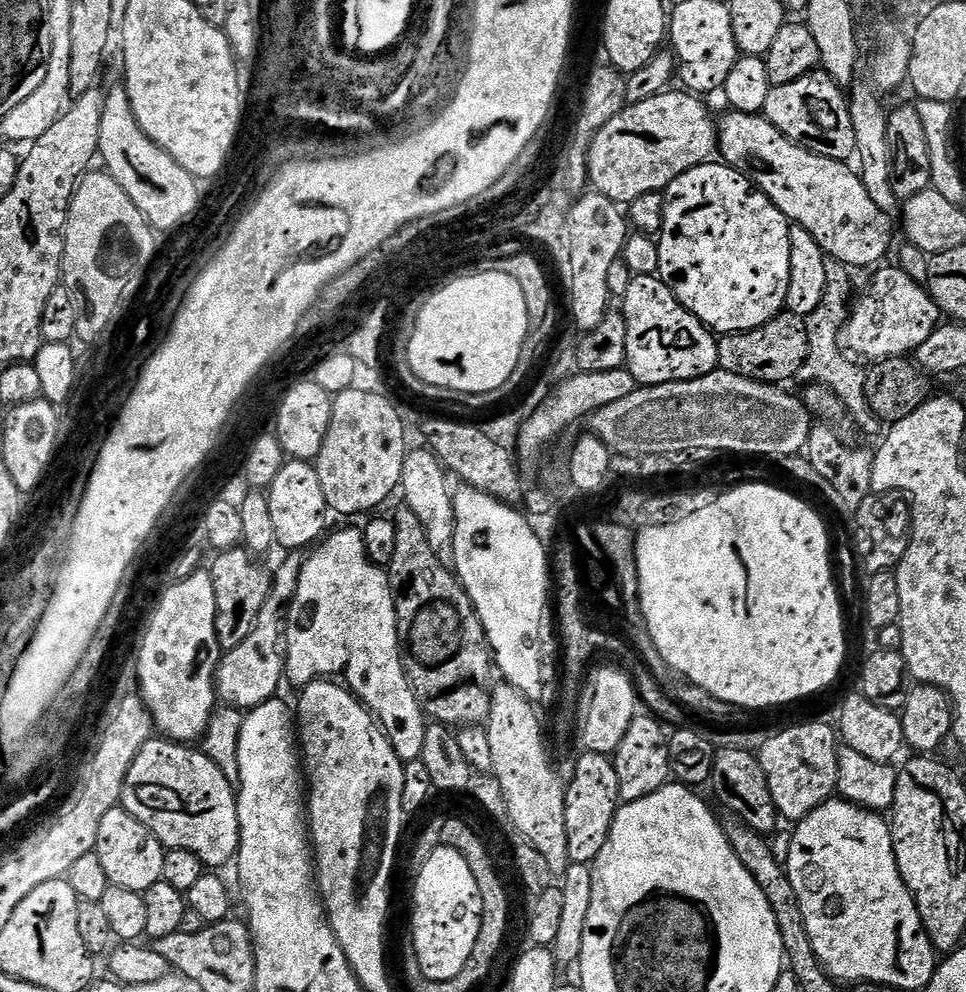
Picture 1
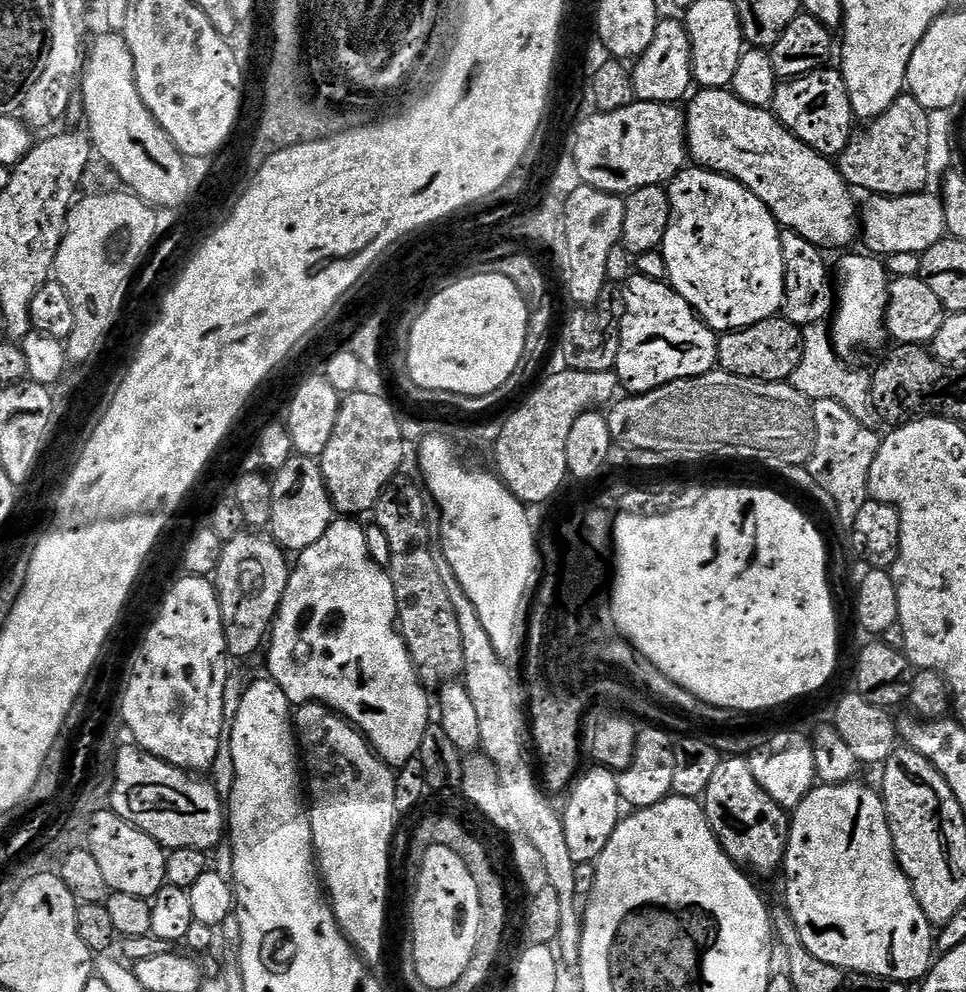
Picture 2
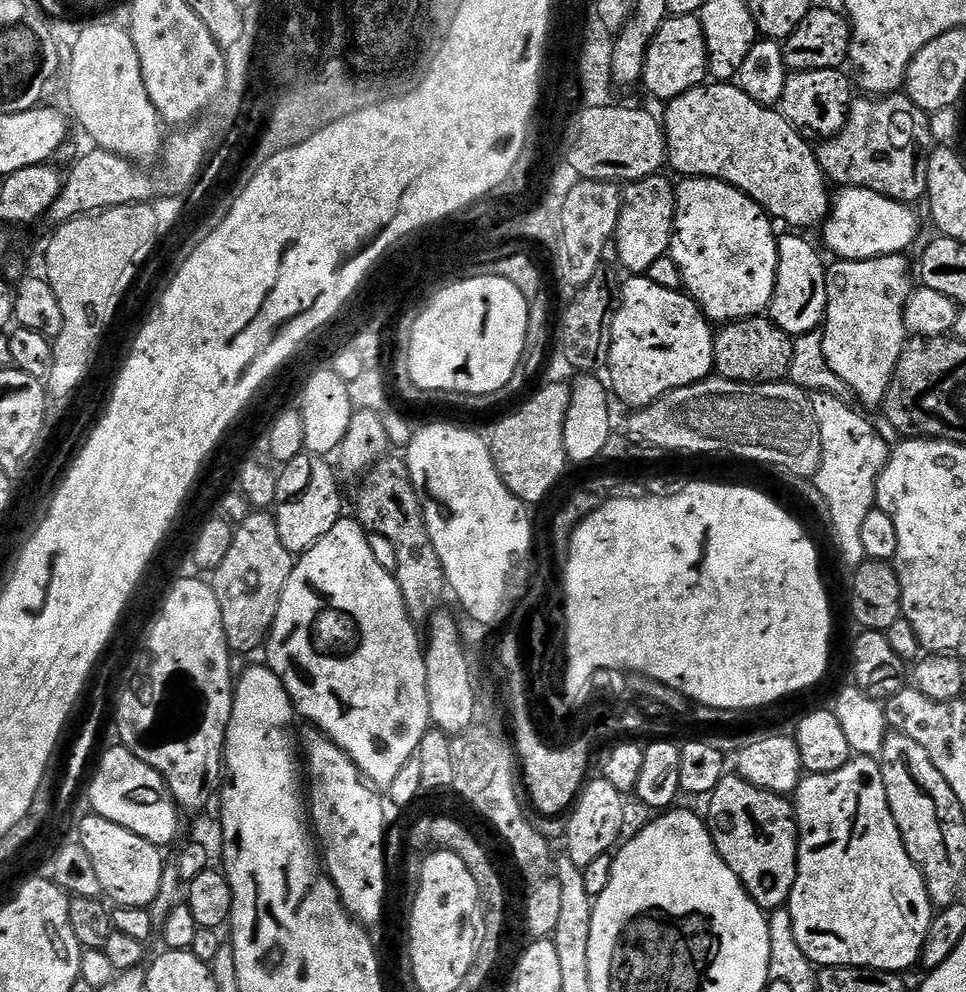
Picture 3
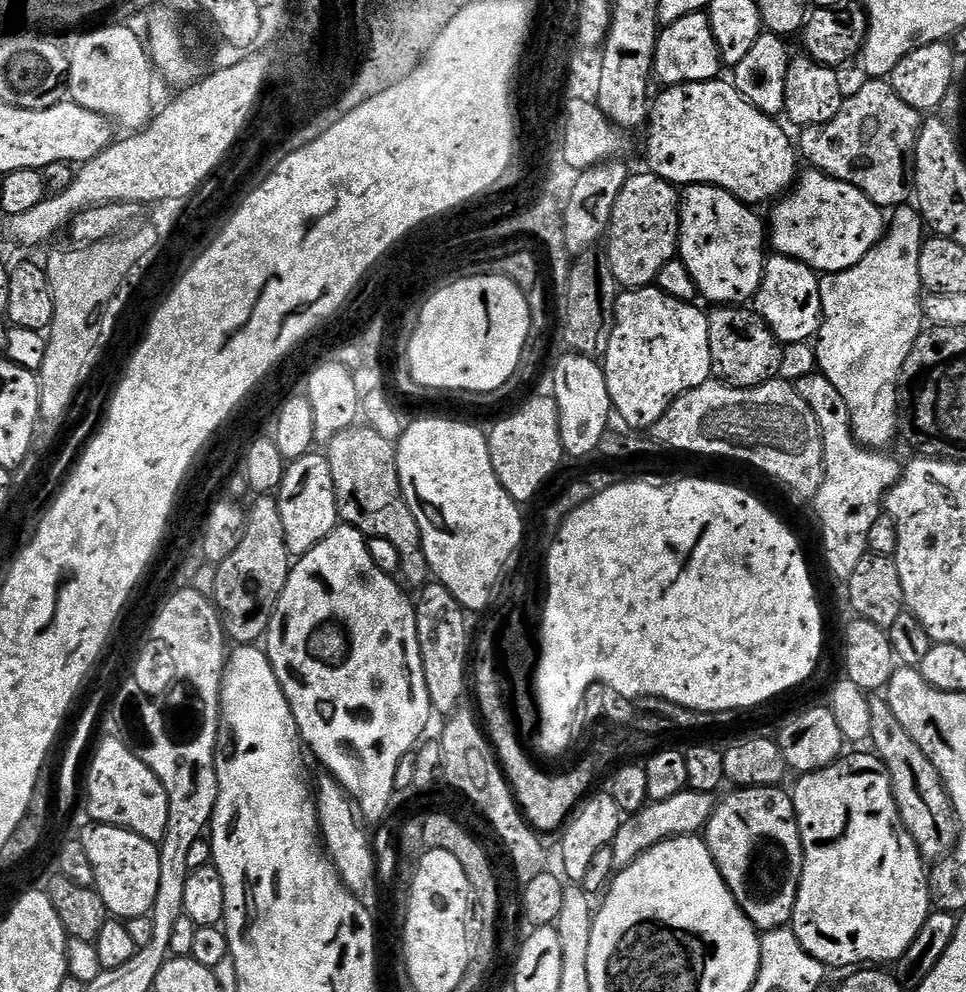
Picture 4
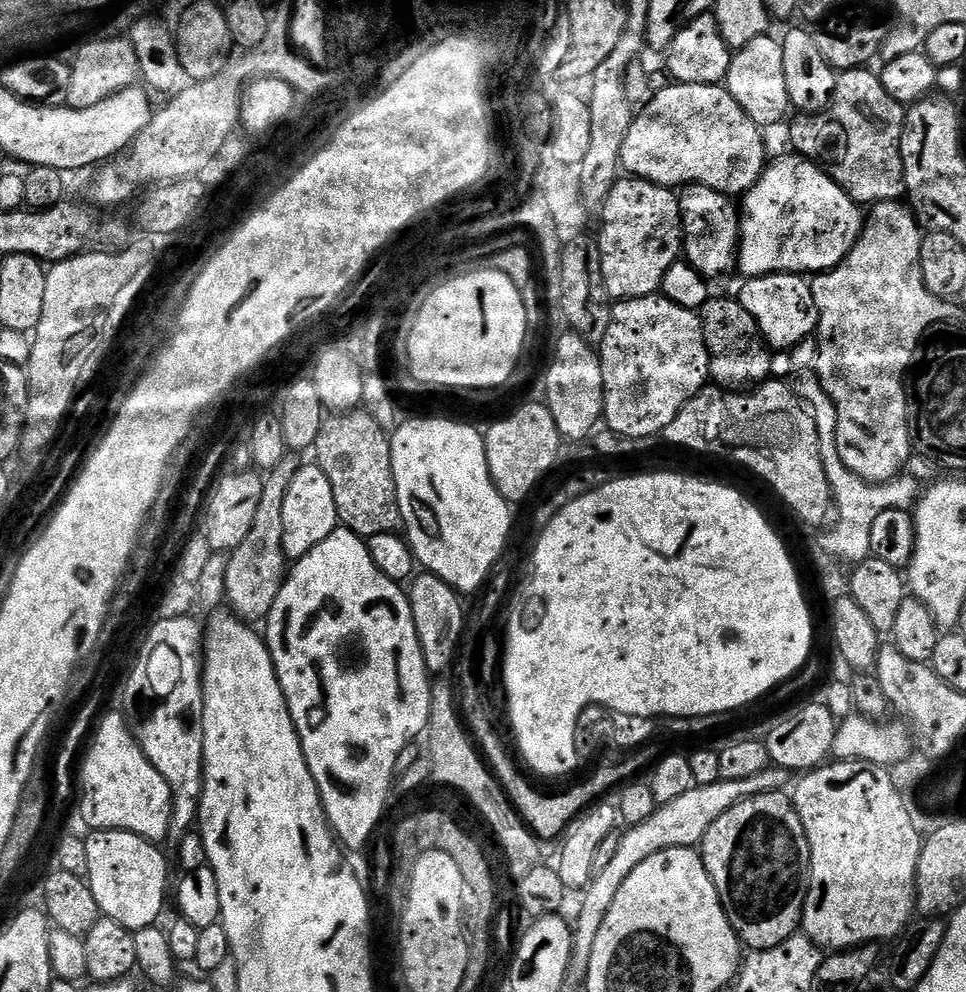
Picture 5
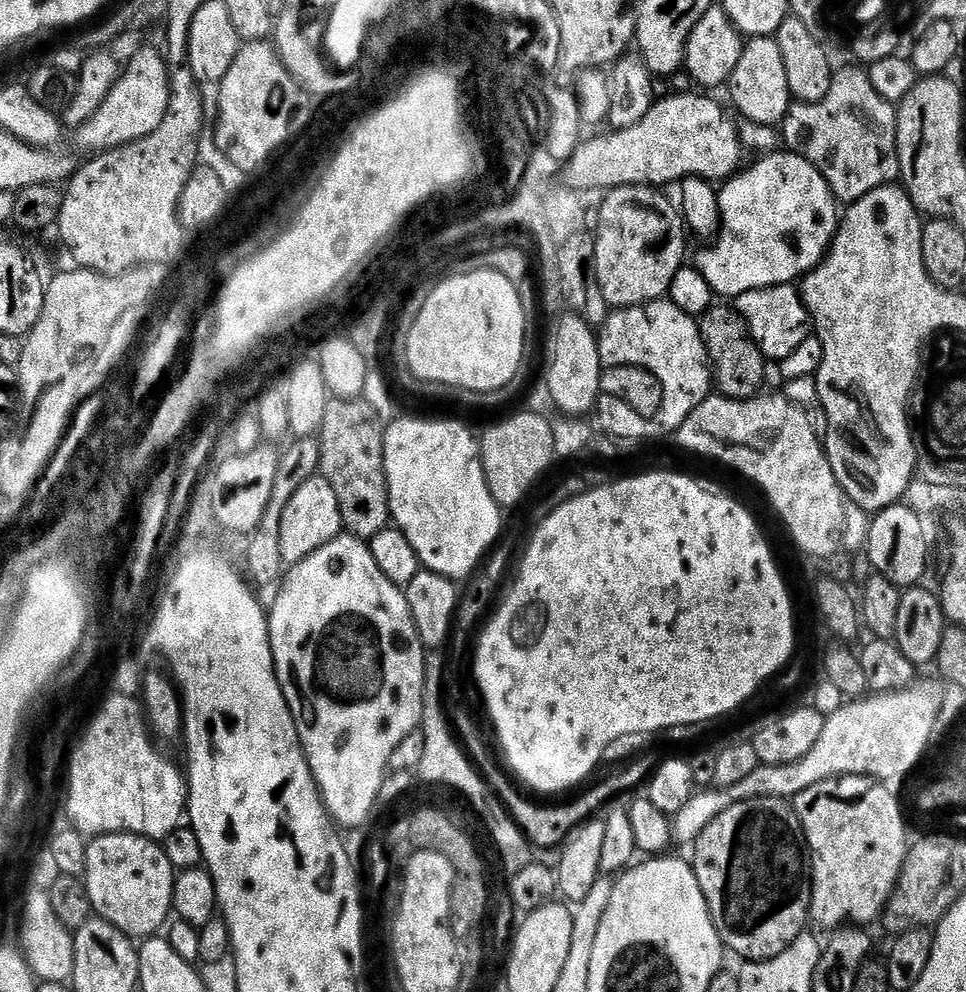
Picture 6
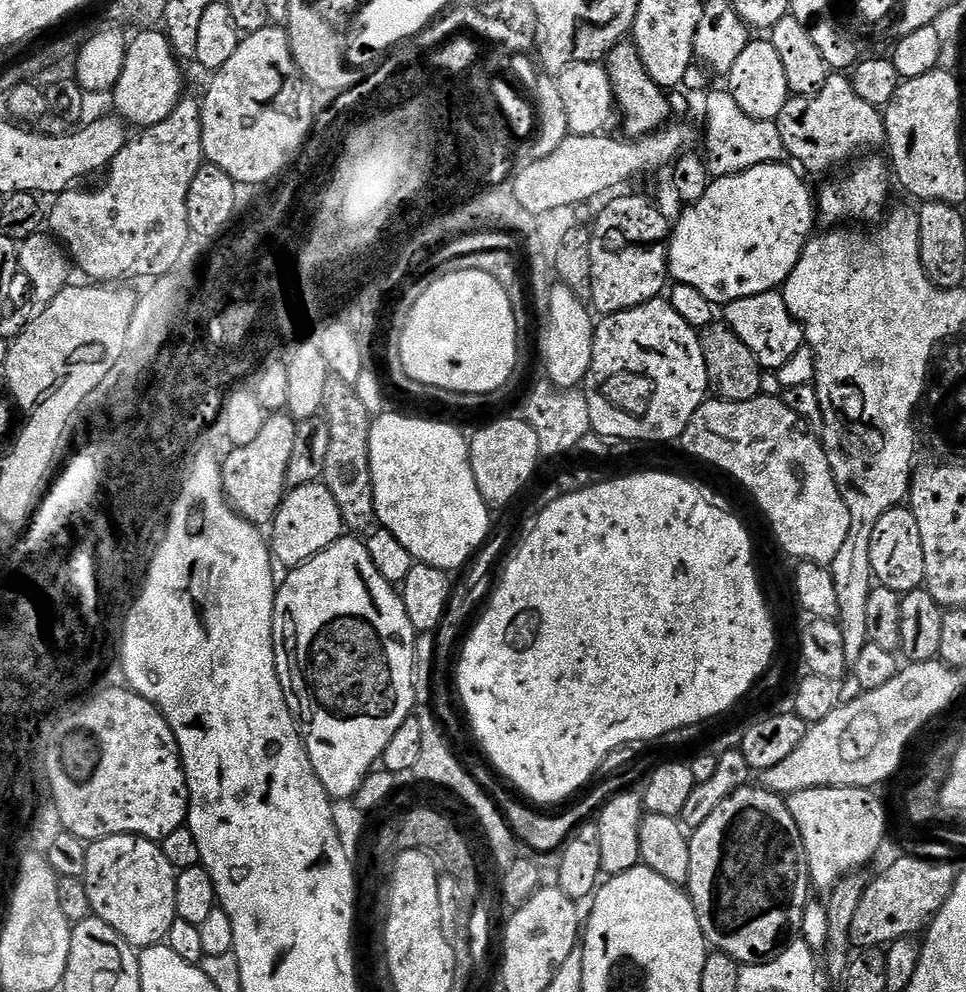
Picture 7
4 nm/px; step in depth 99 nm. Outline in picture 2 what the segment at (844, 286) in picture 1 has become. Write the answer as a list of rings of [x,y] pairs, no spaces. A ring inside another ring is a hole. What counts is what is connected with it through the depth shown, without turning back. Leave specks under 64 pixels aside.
[[[820,321],[806,324],[801,327],[801,332],[803,334],[802,361],[788,381],[792,388],[813,402],[838,401],[863,426],[881,436],[888,435],[892,428],[884,413],[874,405],[871,373],[868,370],[857,373],[854,369],[843,365],[845,364],[843,359],[838,356],[833,346],[829,323]]]

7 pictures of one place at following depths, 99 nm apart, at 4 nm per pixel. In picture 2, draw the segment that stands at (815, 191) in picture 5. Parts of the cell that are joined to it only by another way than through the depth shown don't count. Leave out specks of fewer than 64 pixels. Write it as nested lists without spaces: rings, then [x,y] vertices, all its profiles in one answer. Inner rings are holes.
[[[927,191],[912,196],[873,195],[868,205],[862,208],[862,244],[869,253],[880,258],[888,256],[912,256],[930,250],[939,240],[945,239],[948,223],[944,202],[939,195]]]

